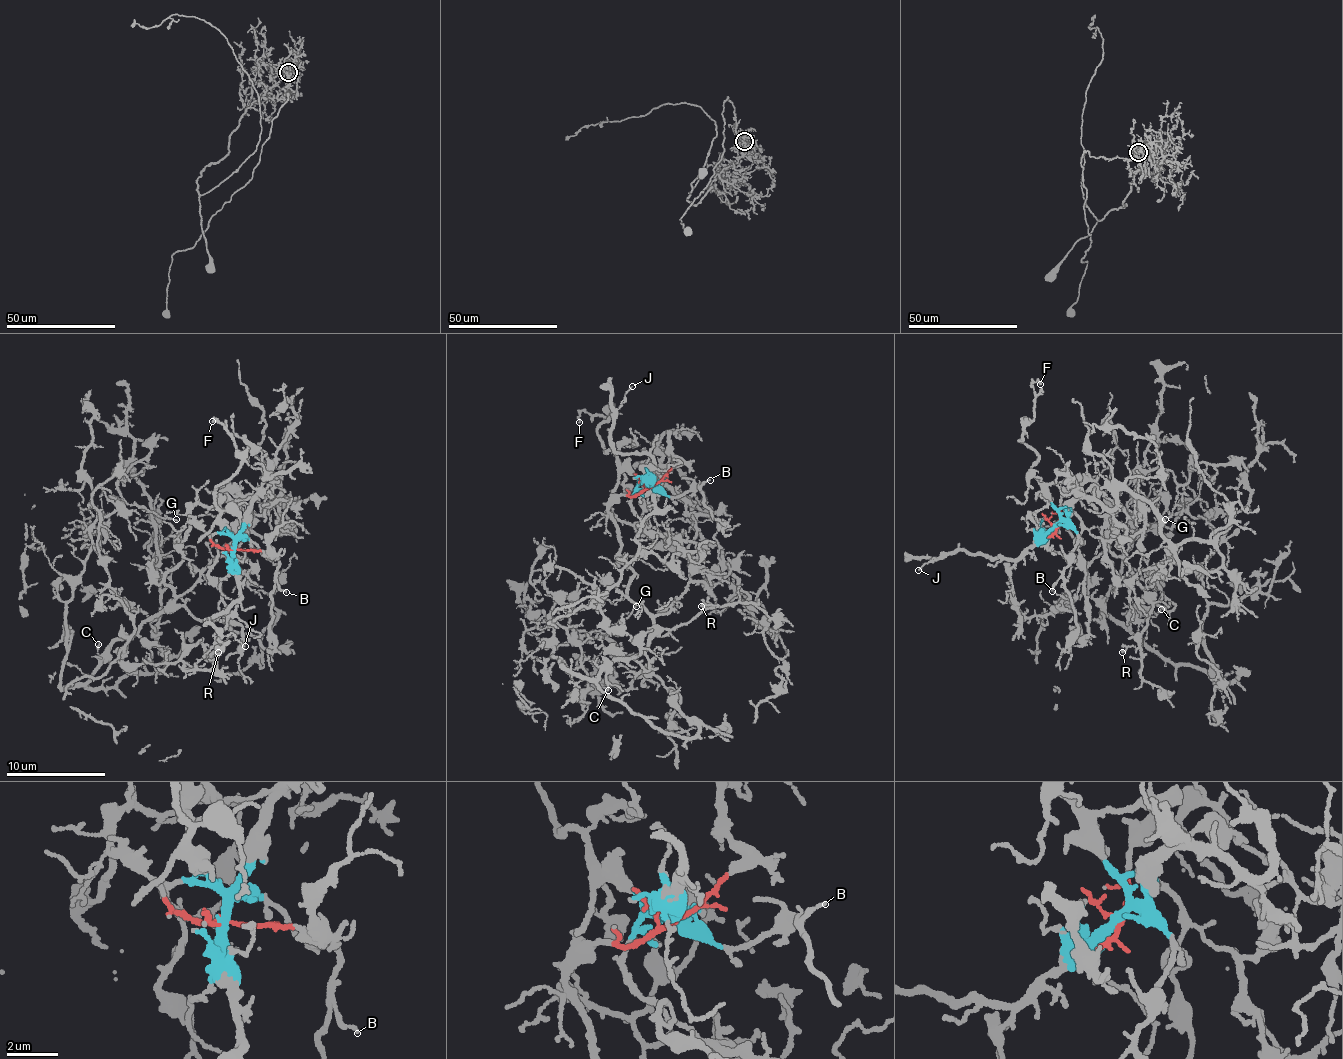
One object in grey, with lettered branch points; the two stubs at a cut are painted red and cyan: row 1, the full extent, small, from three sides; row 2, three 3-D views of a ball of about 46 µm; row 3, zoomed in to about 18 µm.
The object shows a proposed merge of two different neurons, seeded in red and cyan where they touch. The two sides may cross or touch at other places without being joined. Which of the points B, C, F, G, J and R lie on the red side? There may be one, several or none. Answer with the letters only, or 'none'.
C, G, R

